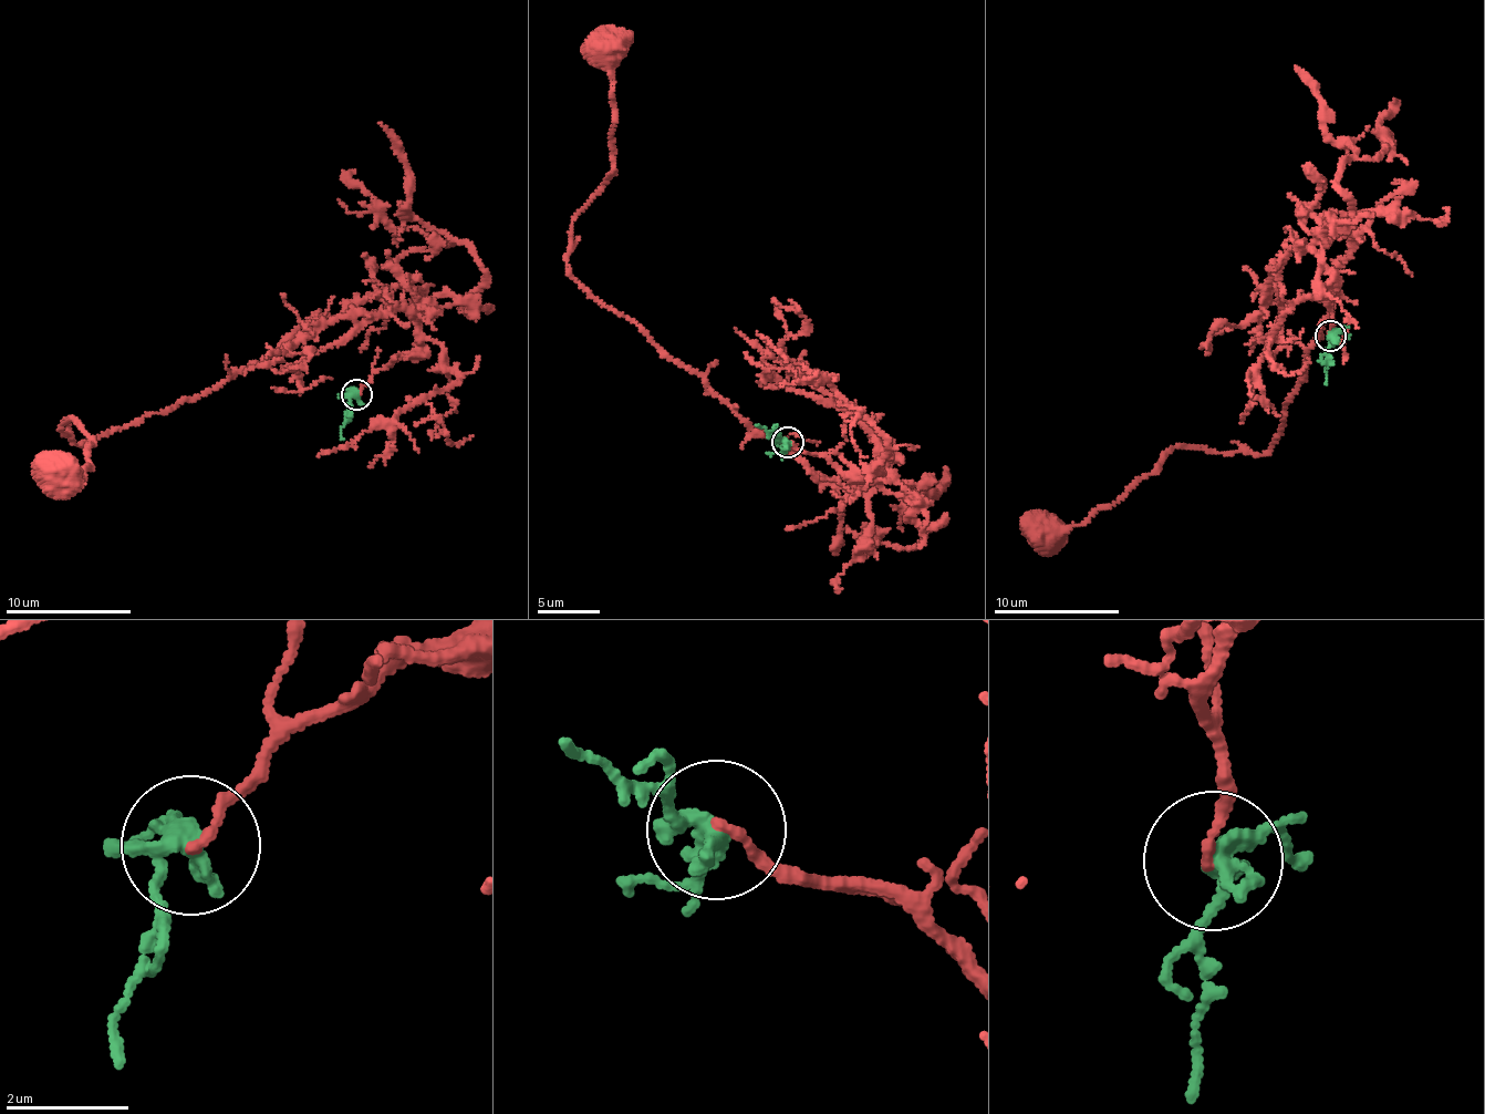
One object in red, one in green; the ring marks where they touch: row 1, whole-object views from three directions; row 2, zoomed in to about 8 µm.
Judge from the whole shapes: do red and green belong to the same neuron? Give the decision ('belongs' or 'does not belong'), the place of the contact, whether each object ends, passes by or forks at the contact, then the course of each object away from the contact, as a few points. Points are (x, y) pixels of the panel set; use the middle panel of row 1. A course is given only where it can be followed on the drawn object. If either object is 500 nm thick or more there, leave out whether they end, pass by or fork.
belongs; at (788, 442); red ends there; green passes by; red runs (789, 442), (878, 474), (829, 484), (570, 275), (572, 219), (613, 167), (599, 29); green runs (789, 442), (758, 425)

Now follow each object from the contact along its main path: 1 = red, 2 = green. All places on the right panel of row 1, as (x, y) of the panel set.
1: (1329, 336), (1323, 246), (1352, 236), (1347, 225), (1346, 259), (1269, 451), (1176, 447), (1079, 525), (1032, 525)
2: (1329, 336), (1325, 383)

